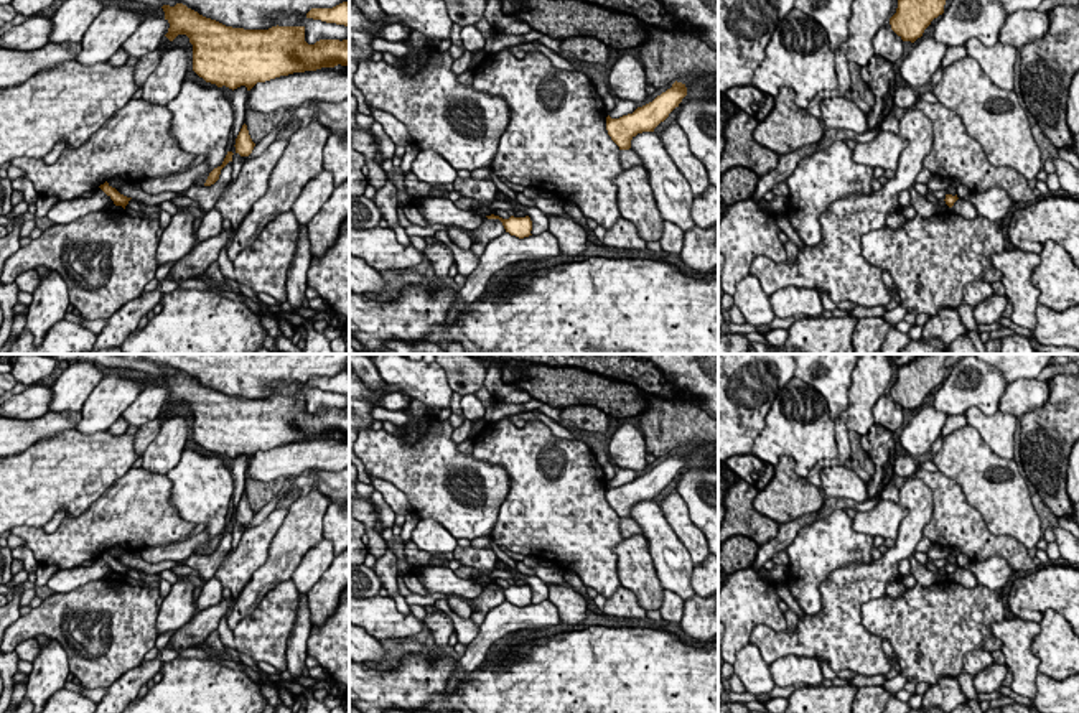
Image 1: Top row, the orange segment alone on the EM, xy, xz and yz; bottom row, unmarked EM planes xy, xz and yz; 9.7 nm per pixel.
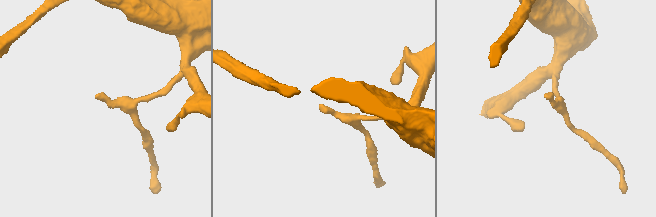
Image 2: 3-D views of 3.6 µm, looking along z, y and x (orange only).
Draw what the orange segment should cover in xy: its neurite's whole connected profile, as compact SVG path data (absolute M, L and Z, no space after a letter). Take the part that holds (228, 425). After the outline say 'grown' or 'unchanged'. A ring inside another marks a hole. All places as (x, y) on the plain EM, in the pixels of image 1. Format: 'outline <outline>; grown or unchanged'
outline M183 372L163 374L165 389L170 392L165 403L173 410L186 403L193 413L193 440L206 451L217 456L237 458L245 454L250 459L257 451L265 451L293 441L316 440L349 435L349 408L320 408L315 413L305 410L305 395L272 395L269 398L244 398L226 395L206 387Z; unchanged

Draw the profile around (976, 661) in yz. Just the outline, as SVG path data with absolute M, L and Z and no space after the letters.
M972 650L964 657L964 672L969 675L977 675L979 672L990 667L993 662L992 652Z

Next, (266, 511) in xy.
M293 476L285 478L283 486L278 491L278 494L267 506L264 506L259 512L255 512L252 522L249 525L244 525L244 529L254 529L254 527L260 525L277 509L278 501L290 489L293 481L295 481Z

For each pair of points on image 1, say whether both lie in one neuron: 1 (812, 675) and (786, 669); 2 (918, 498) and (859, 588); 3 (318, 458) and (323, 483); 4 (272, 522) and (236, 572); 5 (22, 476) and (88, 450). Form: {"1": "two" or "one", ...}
{"1": "one", "2": "one", "3": "two", "4": "one", "5": "one"}

